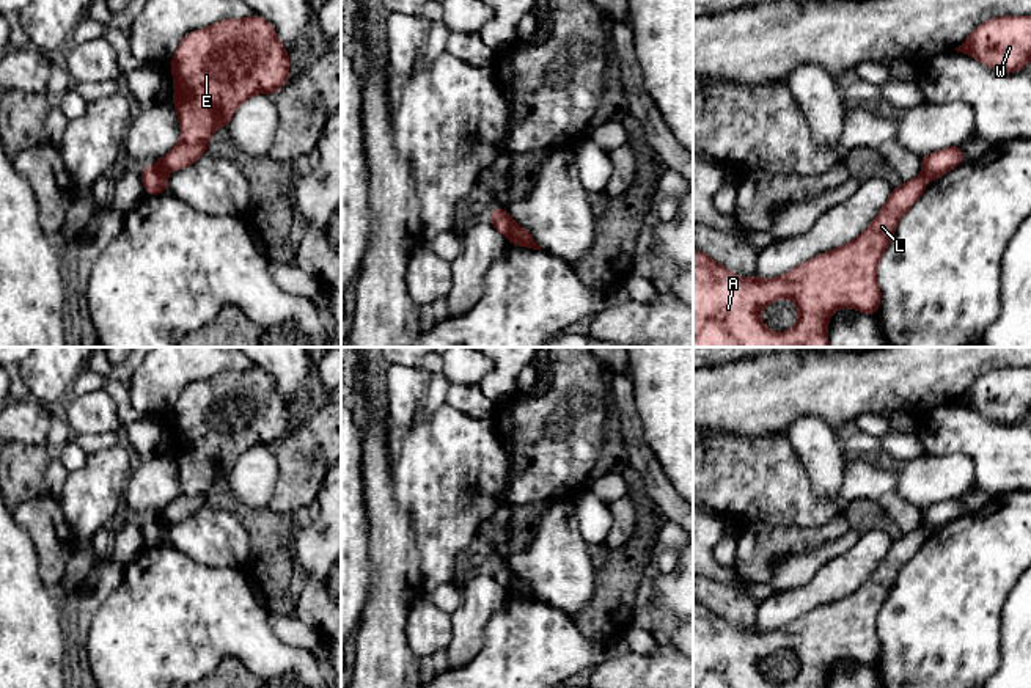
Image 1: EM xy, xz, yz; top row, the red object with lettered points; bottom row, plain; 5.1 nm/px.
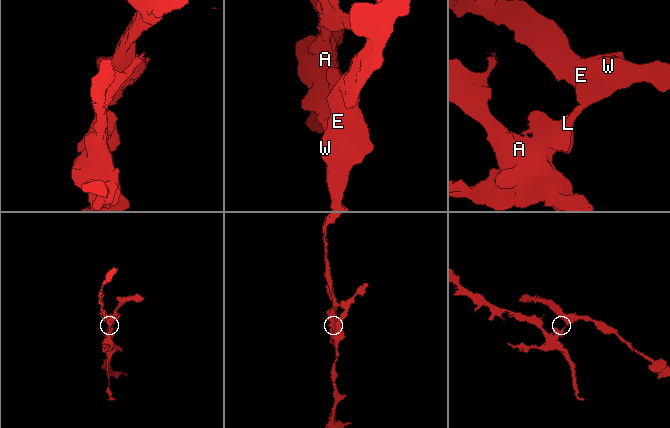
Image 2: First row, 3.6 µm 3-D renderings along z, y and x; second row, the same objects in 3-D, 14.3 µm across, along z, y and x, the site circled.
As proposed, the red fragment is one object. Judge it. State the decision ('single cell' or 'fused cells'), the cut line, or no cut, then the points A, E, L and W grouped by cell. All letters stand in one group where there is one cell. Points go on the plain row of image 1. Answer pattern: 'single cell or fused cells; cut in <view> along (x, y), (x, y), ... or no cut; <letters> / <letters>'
fused cells; cut in xy along (154, 517), (164, 526); A L / E W

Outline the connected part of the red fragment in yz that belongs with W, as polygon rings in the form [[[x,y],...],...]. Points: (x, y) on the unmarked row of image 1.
[[[1031,368],[993,369],[954,402],[1003,426],[1020,423],[1031,413]]]

